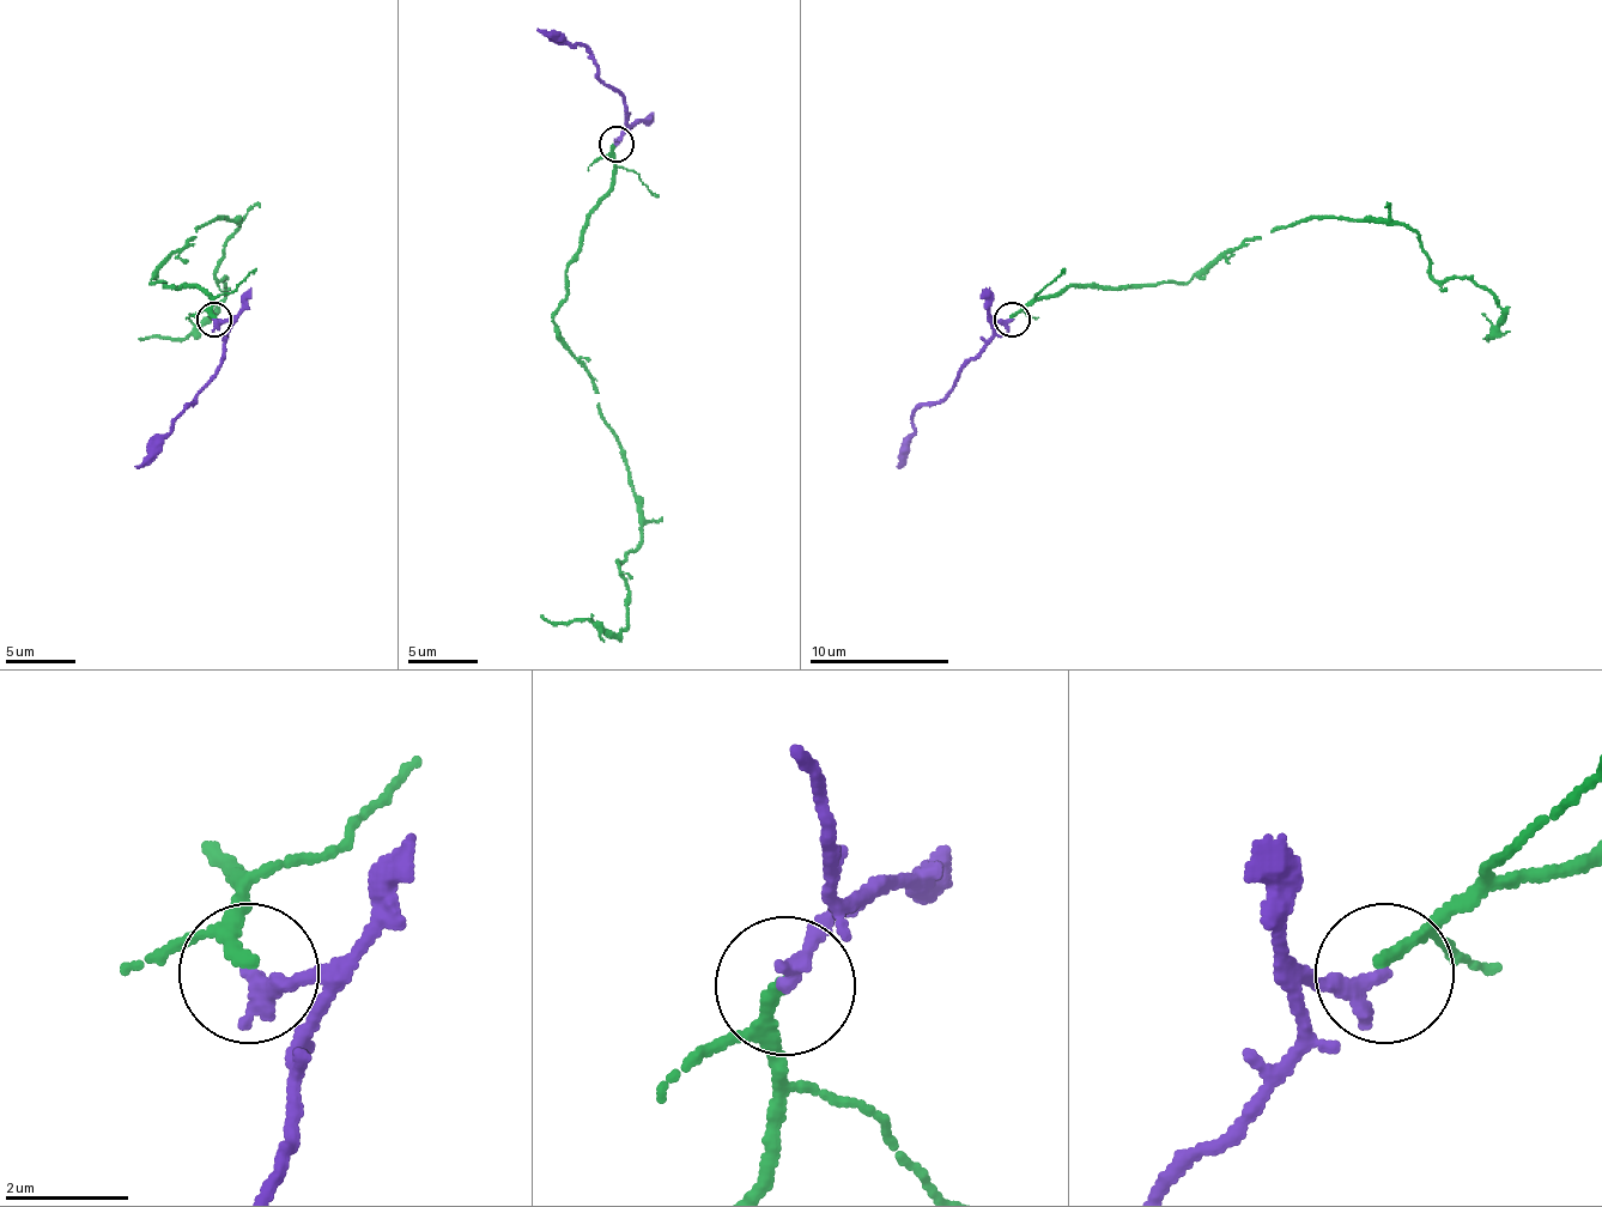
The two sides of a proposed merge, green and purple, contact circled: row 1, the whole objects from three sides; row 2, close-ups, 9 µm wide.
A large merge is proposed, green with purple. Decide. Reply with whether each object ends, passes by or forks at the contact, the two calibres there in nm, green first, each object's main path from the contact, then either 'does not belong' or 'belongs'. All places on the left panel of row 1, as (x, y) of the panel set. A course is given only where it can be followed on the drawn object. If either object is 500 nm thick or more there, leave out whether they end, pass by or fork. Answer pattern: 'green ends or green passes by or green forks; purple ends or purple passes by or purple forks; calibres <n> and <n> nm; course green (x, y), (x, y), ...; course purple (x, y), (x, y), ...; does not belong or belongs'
green passes by; purple ends; calibres 150 and 280 nm; course green (214, 316), (198, 285), (151, 278), (214, 218), (240, 225), (218, 309), (183, 338), (138, 338); course purple (214, 320), (229, 327), (222, 365), (183, 411), (165, 440), (134, 467); does not belong

